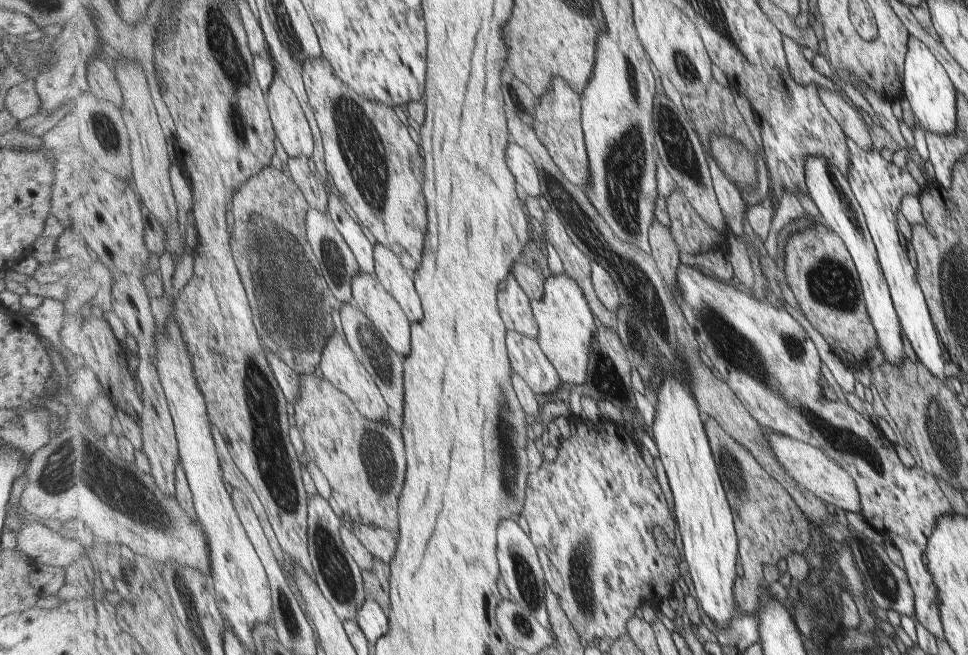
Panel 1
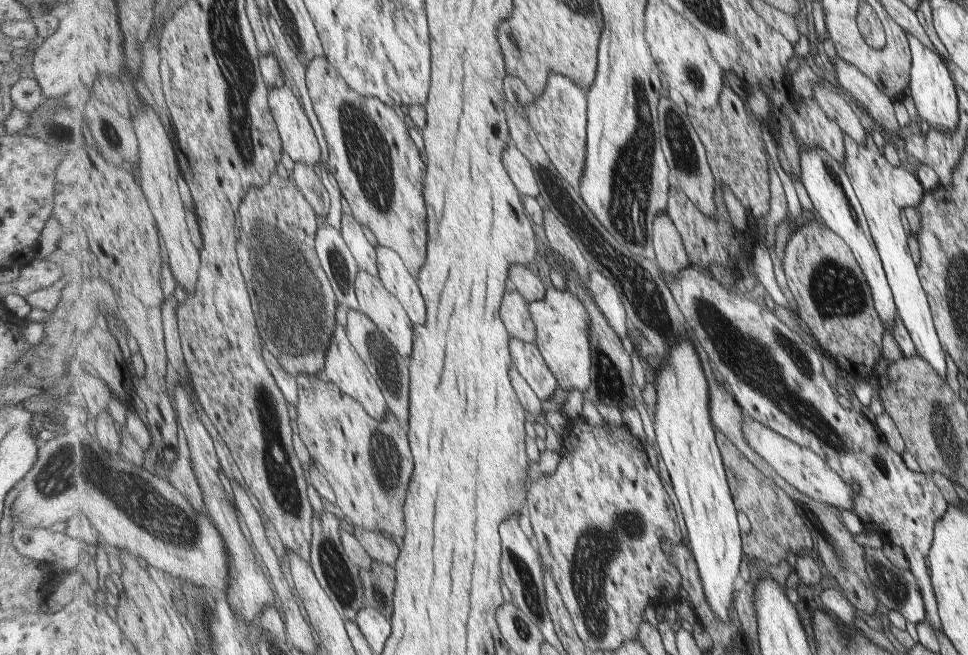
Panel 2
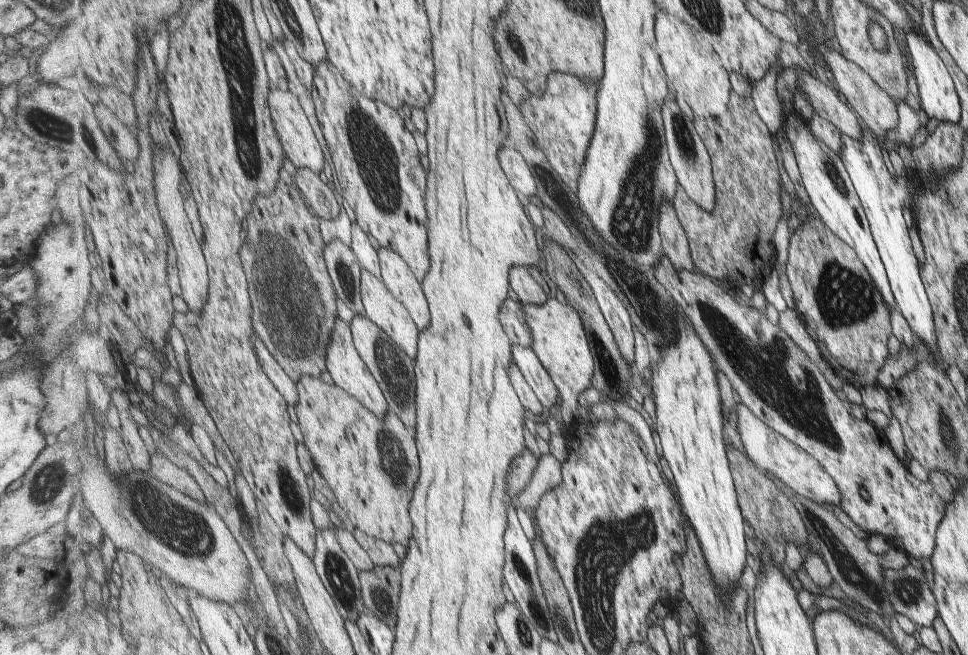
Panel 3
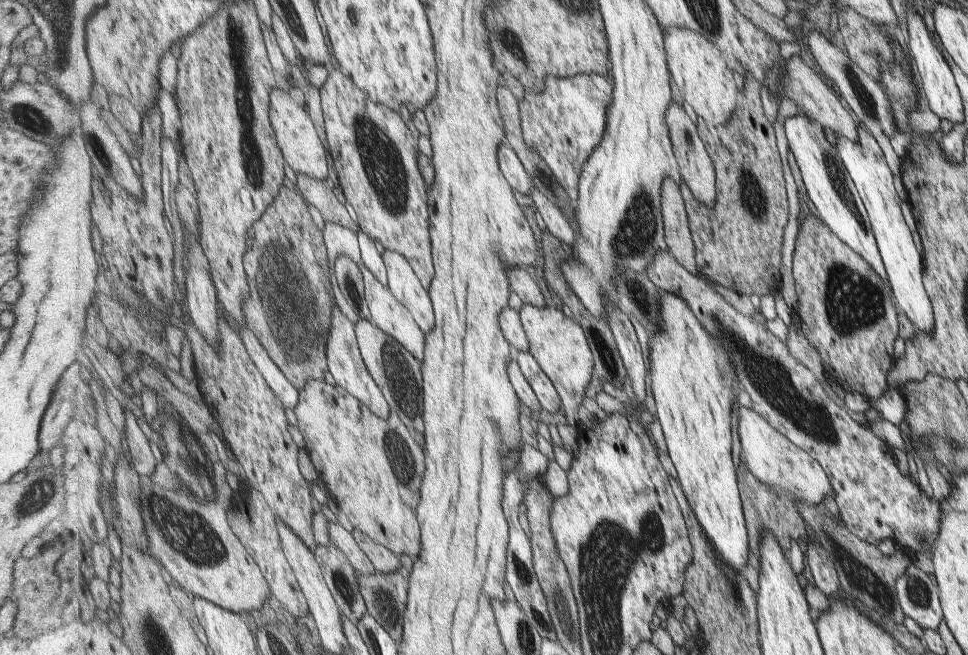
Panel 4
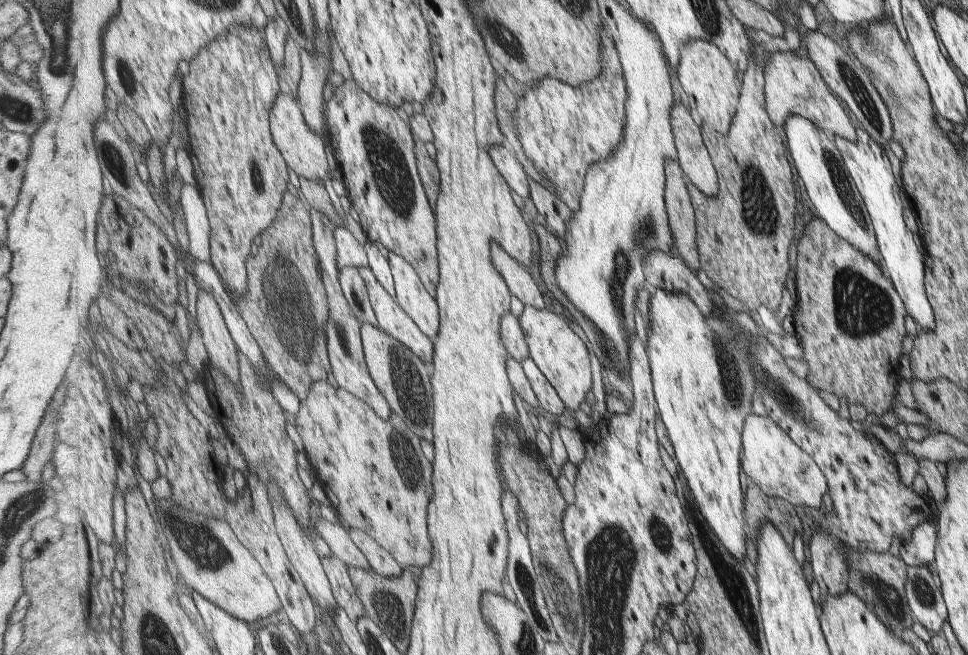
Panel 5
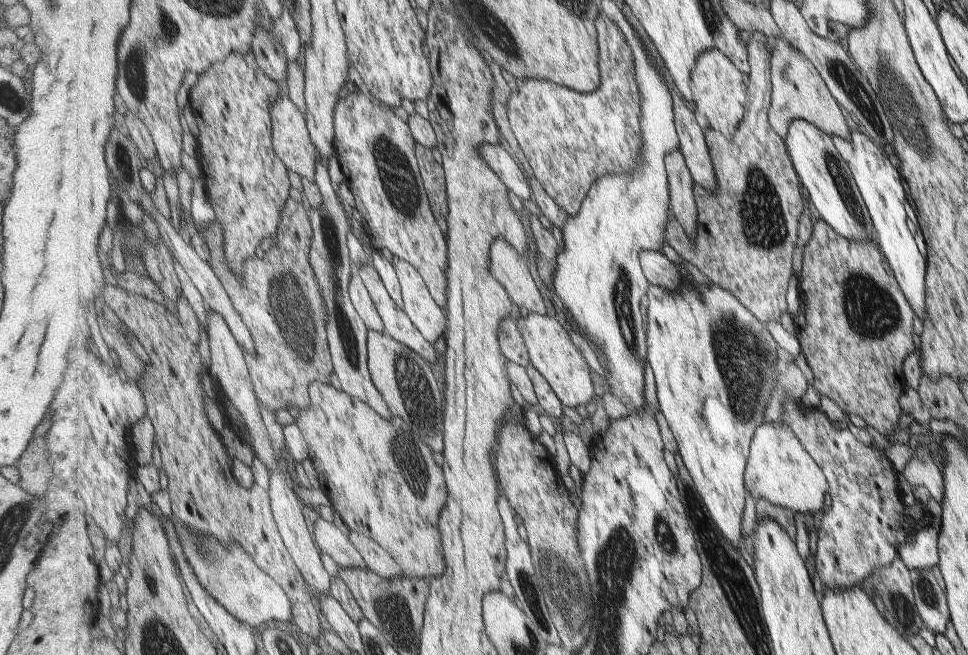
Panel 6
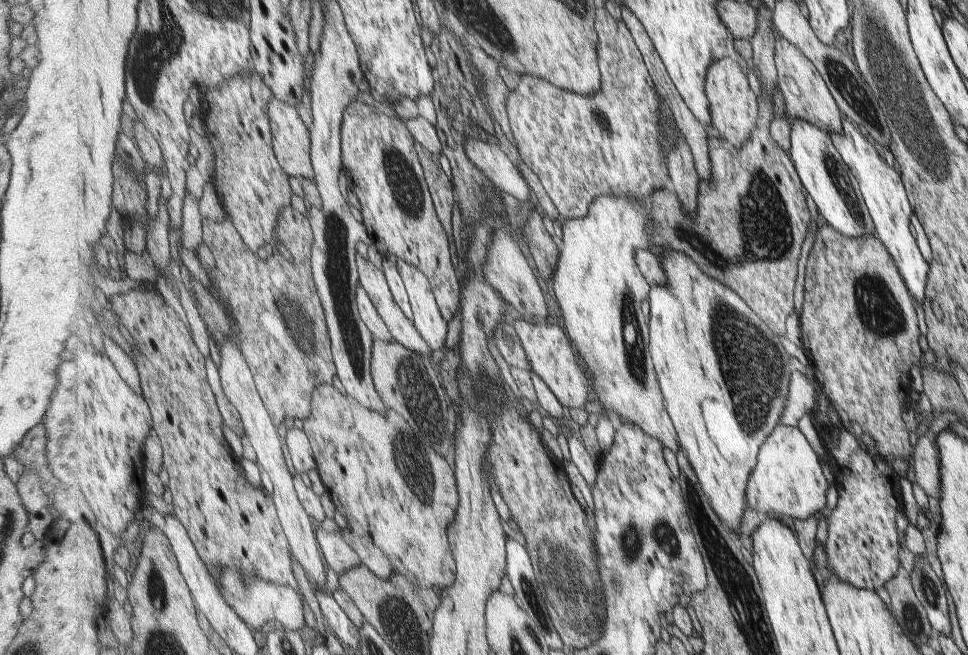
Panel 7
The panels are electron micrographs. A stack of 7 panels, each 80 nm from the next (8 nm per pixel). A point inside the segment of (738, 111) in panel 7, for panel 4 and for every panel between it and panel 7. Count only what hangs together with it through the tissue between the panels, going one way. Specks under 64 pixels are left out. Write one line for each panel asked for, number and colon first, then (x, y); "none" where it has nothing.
4: (698, 68)
5: (707, 77)
6: (720, 94)

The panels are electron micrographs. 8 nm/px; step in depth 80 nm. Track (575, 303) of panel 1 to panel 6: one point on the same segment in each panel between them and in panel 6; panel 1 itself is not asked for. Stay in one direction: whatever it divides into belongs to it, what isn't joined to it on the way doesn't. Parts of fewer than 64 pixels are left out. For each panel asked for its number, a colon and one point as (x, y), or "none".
2: (563, 325)
3: (560, 340)
4: (560, 345)
5: (562, 356)
6: (552, 350)

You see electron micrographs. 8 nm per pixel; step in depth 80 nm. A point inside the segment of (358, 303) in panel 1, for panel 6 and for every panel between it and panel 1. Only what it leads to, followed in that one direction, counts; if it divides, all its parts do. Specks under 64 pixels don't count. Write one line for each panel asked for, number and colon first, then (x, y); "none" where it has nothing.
2: (376, 301)
3: (389, 313)
4: (394, 318)
5: (393, 318)
6: (398, 325)

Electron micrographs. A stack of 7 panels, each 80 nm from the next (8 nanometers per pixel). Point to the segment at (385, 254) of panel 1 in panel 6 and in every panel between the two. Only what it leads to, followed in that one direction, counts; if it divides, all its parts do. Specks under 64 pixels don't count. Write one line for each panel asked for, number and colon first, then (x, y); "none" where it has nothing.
2: (392, 270)
3: (395, 273)
4: (403, 282)
5: (412, 295)
6: (420, 306)

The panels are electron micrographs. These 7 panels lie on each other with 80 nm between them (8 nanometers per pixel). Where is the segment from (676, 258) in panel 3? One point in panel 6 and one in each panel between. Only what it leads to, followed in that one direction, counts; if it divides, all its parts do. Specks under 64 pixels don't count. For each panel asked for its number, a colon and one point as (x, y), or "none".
4: (679, 237)
5: (681, 212)
6: (684, 207)

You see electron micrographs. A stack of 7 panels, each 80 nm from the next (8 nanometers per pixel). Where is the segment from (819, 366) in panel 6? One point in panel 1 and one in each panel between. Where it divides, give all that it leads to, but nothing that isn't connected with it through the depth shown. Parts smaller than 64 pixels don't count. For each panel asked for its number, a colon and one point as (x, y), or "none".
1: (818, 269)
2: (833, 299)
3: (841, 309)
4: (846, 312)
5: (849, 320)

